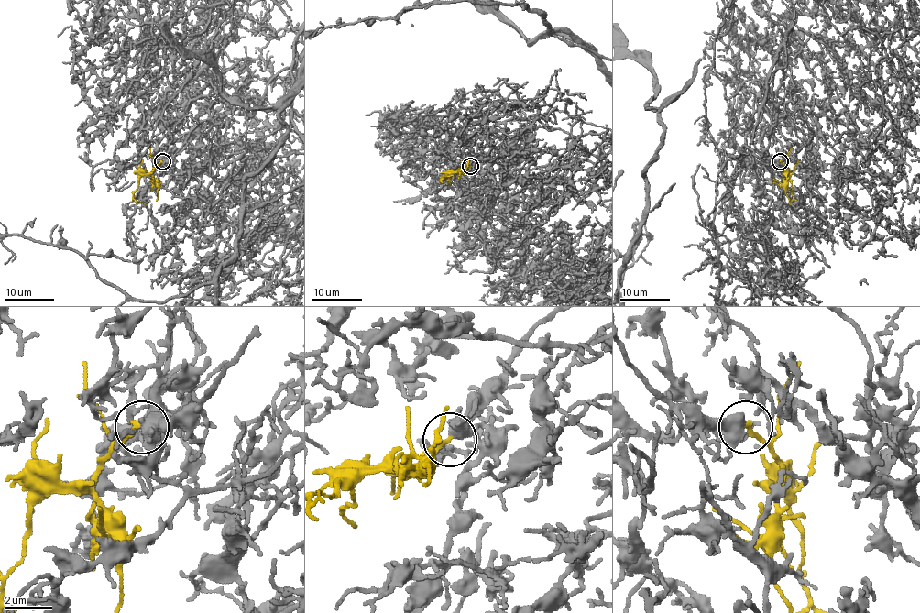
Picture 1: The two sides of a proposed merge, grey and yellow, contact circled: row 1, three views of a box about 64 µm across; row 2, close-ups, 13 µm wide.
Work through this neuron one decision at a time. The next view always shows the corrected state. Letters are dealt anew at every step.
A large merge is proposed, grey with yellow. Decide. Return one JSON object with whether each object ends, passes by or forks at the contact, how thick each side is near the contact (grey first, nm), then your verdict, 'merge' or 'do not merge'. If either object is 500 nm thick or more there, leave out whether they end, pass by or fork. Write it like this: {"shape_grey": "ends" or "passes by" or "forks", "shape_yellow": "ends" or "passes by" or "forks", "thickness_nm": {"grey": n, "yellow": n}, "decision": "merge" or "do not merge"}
{"shape_grey": "forks", "shape_yellow": "ends", "thickness_nm": {"grey": 420, "yellow": 240}, "decision": "merge"}

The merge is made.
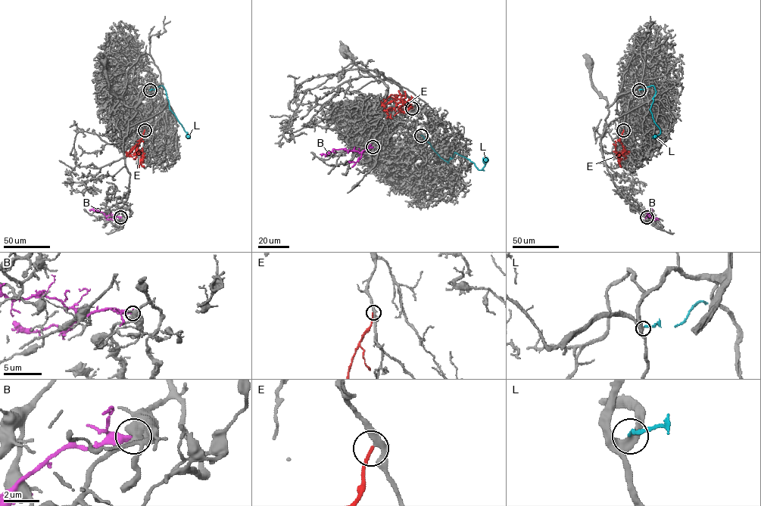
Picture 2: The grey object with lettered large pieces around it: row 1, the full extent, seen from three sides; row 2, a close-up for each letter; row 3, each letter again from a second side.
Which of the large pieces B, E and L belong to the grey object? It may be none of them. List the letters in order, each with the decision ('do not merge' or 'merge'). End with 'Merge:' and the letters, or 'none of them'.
B: do not merge
E: merge
L: do not merge
Merge: E

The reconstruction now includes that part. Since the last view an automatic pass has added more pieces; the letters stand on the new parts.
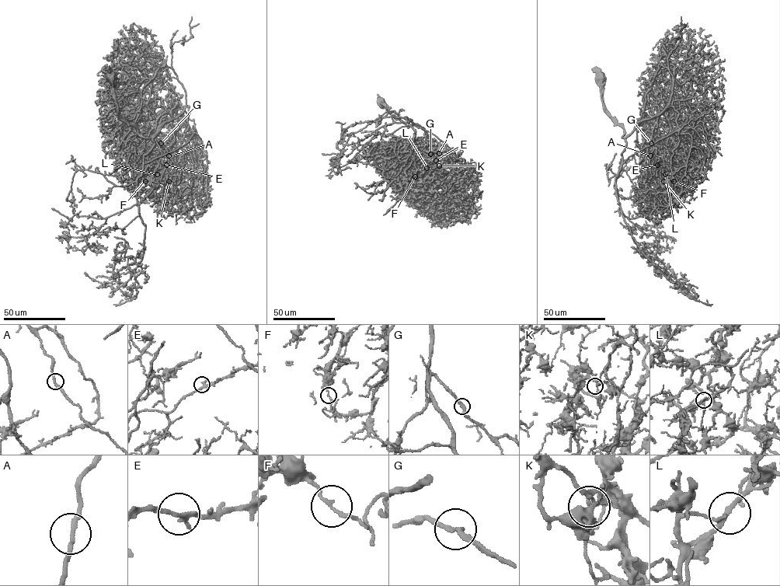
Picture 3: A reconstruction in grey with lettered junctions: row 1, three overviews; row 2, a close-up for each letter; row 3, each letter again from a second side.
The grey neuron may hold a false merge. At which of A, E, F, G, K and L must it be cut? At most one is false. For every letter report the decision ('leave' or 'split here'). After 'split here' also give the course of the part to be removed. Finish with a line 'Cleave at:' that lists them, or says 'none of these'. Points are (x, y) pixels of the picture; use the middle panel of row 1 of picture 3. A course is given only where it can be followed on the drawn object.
A: leave
E: leave
F: leave
G: leave
K: leave
L: leave
Cleave at: none of these

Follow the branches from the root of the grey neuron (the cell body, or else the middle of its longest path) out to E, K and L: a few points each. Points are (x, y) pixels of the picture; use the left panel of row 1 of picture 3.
E: (109, 77), (117, 113), (146, 137), (184, 107), (177, 105), (156, 122), (155, 137), (175, 157), (166, 165)
K: (109, 77), (117, 113), (146, 137), (184, 107), (177, 105), (155, 124), (155, 137), (180, 169), (168, 181)
L: (109, 77), (117, 113), (146, 137), (184, 107), (157, 120), (155, 137), (175, 157), (157, 174)

